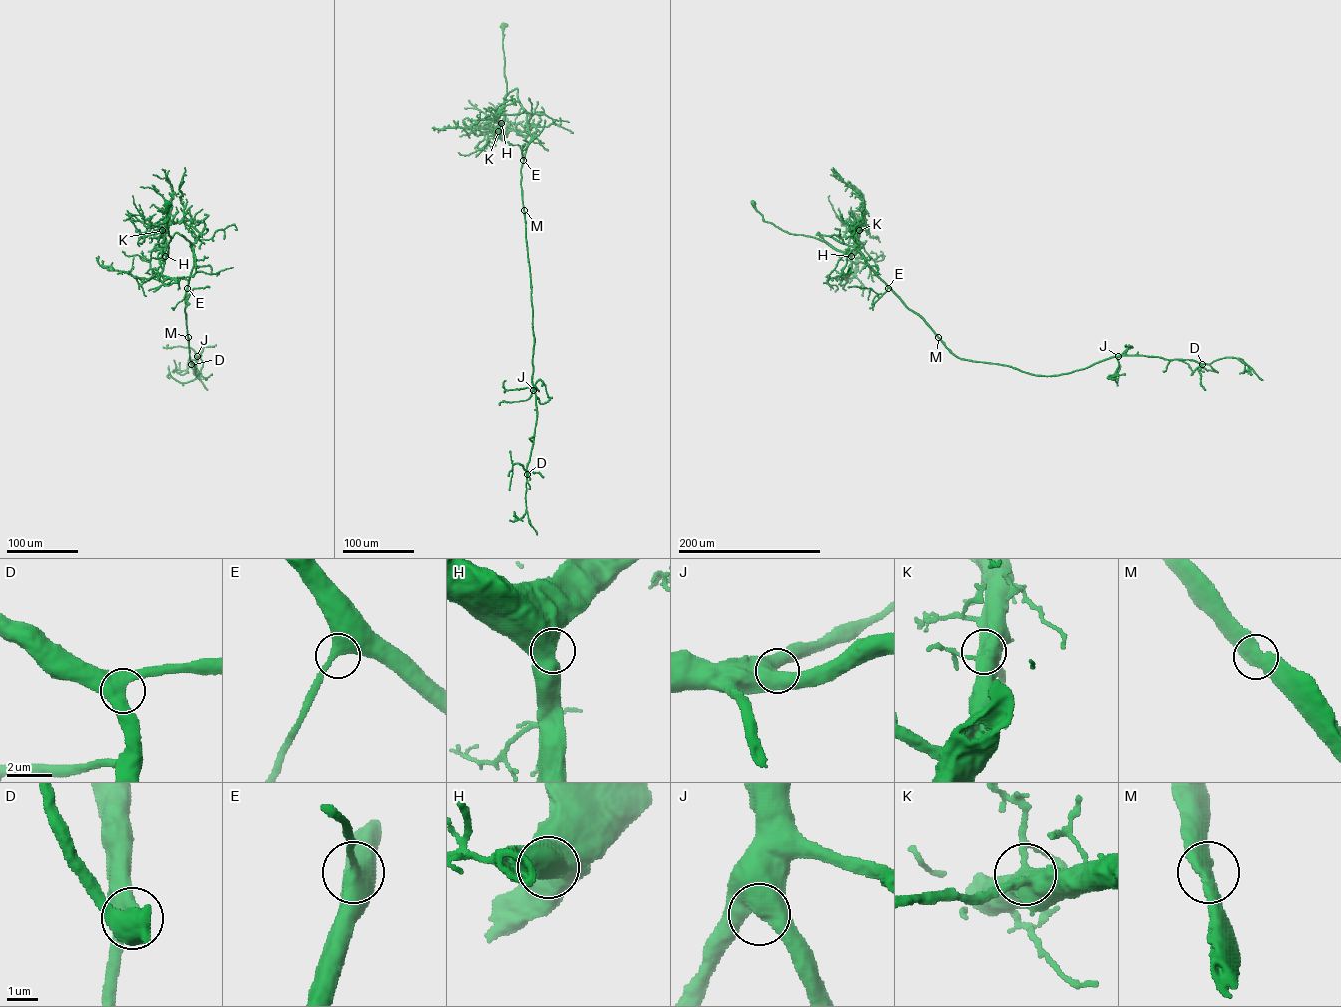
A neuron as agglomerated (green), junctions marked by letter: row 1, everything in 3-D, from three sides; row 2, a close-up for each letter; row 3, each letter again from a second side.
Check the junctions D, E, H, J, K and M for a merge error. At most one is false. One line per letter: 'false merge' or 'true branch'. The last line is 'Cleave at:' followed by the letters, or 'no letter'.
D: true branch
E: true branch
H: true branch
J: true branch
K: true branch
M: true branch
Cleave at: no letter

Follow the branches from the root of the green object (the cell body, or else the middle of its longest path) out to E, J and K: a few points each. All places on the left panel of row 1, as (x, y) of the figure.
E: (167, 203), (170, 241), (175, 233), (182, 235), (190, 243), (195, 256), (187, 288)
J: (167, 203), (170, 241), (175, 233), (182, 235), (195, 257), (185, 312), (196, 376), (197, 356)
K: (167, 203), (167, 225), (171, 238), (167, 254), (162, 230)

